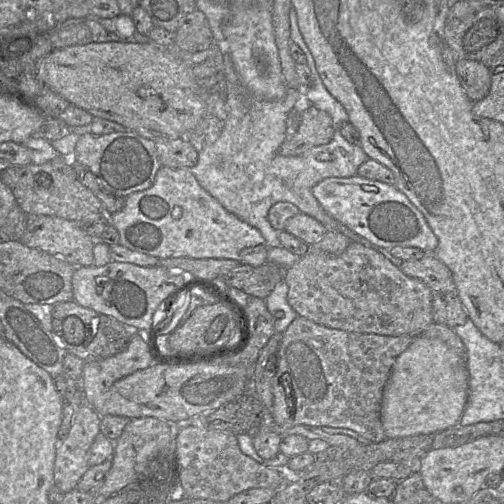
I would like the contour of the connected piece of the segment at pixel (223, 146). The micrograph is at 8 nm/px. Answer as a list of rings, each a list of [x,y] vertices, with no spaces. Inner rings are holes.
[[[239,80],[238,88],[229,89],[226,86],[224,96],[226,118],[221,121],[220,136],[213,144],[199,152],[196,165],[189,169],[198,183],[227,211],[259,230],[268,248],[282,247],[278,238],[279,232],[271,226],[268,220],[268,212],[277,202],[290,202],[301,213],[315,218],[326,227],[331,228],[328,215],[321,208],[311,190],[317,183],[326,178],[357,175],[360,165],[369,159],[362,147],[350,143],[337,128],[329,143],[313,147],[300,156],[283,156],[279,154],[279,149],[290,134],[290,119],[288,116],[291,110],[299,108],[302,103],[302,88],[288,87],[283,99],[267,101],[252,97]],[[322,152],[330,153],[332,159],[329,161],[319,160],[318,155]]]

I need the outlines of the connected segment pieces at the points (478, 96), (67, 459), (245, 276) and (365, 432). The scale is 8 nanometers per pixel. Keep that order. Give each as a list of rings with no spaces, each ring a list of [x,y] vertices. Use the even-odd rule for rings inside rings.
[[[458,60],[456,73],[464,91],[473,102],[483,99],[488,94],[491,74],[487,63],[476,60]]]
[[[83,403],[66,438],[59,442],[54,463],[54,482],[62,493],[75,489],[90,467],[88,451],[100,433],[100,419],[101,416],[93,407]]]
[[[271,262],[257,267],[243,264],[217,278],[222,278],[229,286],[240,289],[251,297],[264,299],[278,283],[285,281],[286,269]]]
[[[298,317],[283,332],[277,352],[277,370],[272,379],[273,407],[271,420],[281,427],[308,425],[312,427],[346,428],[372,443],[386,438],[381,423],[381,402],[392,365],[417,336],[386,336],[353,333],[328,328],[304,317]]]

